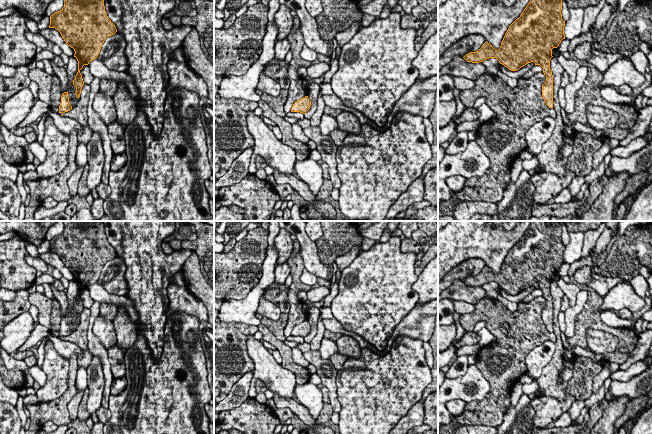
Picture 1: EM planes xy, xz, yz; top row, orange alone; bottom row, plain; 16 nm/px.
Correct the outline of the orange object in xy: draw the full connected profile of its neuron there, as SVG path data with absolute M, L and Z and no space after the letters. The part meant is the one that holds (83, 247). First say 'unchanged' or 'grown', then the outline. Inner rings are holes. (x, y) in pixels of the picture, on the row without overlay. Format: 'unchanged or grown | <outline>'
unchanged | M64 221L64 231L50 240L49 252L58 254L74 273L78 296L73 304L79 322L84 305L80 294L96 283L102 268L117 256L105 235L103 221Z

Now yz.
unchanged | M531 221L520 241L509 250L498 274L486 265L478 275L470 276L463 282L472 287L496 282L511 295L531 286L540 289L546 300L542 320L546 329L553 332L550 284L552 273L565 263L562 224L562 221Z

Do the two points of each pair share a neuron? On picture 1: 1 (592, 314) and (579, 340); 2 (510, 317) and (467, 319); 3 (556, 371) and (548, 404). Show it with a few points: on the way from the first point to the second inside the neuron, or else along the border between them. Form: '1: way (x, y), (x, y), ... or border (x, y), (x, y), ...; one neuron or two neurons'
1: way (586, 320), (581, 326), (580, 334); one neuron
2: way (499, 315), (478, 315); one neuron
3: border (568, 381), (562, 399), (538, 396), (532, 400); two neurons

